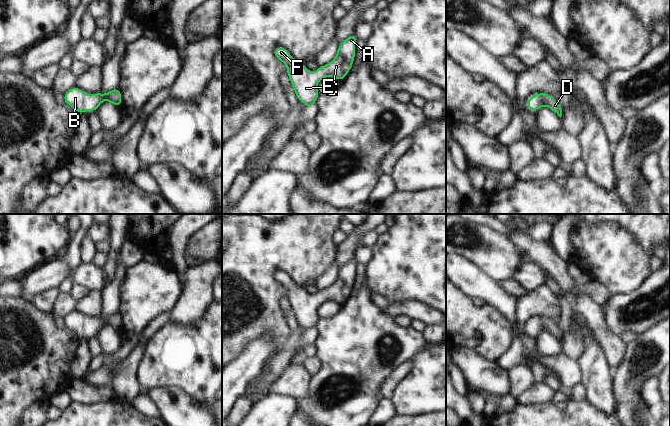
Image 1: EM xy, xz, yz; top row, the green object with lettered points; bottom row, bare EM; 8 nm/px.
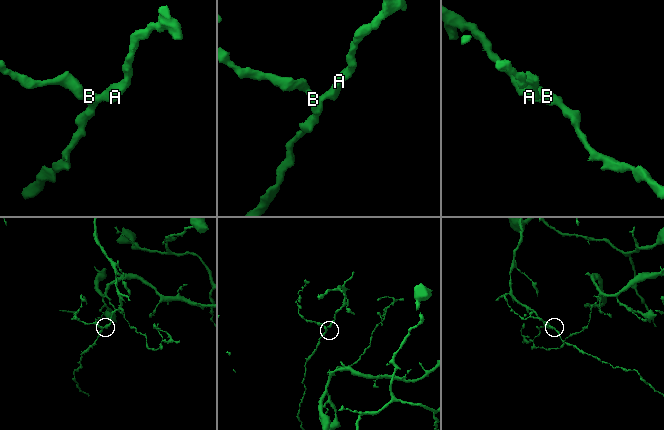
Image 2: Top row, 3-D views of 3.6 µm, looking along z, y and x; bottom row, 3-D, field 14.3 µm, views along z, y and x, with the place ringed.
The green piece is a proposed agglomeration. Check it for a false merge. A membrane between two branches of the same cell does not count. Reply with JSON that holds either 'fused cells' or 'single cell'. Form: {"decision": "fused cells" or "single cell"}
{"decision": "single cell"}

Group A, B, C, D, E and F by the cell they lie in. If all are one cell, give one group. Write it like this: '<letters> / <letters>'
A B C D E F

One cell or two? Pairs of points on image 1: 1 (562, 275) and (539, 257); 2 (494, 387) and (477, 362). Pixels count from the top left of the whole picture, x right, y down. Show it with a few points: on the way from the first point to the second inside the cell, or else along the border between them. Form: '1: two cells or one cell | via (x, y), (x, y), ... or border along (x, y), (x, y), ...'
1: one cell | via (556, 269), (545, 258)
2: one cell | via (490, 381), (477, 368)

